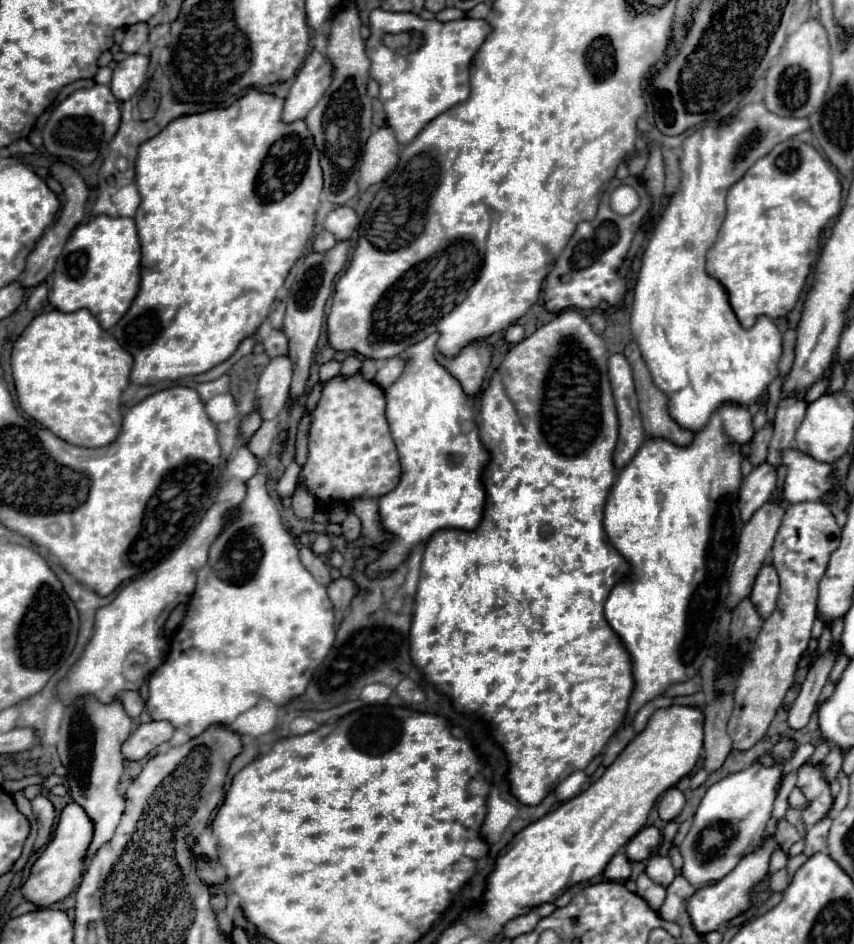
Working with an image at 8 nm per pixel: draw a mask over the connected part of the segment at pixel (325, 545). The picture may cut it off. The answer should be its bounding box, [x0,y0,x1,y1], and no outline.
[311,533,333,555]

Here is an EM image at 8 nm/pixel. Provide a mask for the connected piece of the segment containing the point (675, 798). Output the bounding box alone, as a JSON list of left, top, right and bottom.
[657,787,685,821]

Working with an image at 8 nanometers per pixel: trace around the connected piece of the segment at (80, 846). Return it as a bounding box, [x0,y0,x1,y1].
[23,803,95,907]

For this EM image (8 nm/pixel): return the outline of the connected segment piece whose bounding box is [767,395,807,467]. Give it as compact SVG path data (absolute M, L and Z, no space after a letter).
M787 395L779 401L777 415L775 415L775 433L769 443L769 455L767 455L767 461L773 463L775 467L781 465L779 463L781 449L793 445L795 429L799 425L799 419L803 419L805 409L807 409L807 401L797 395Z

